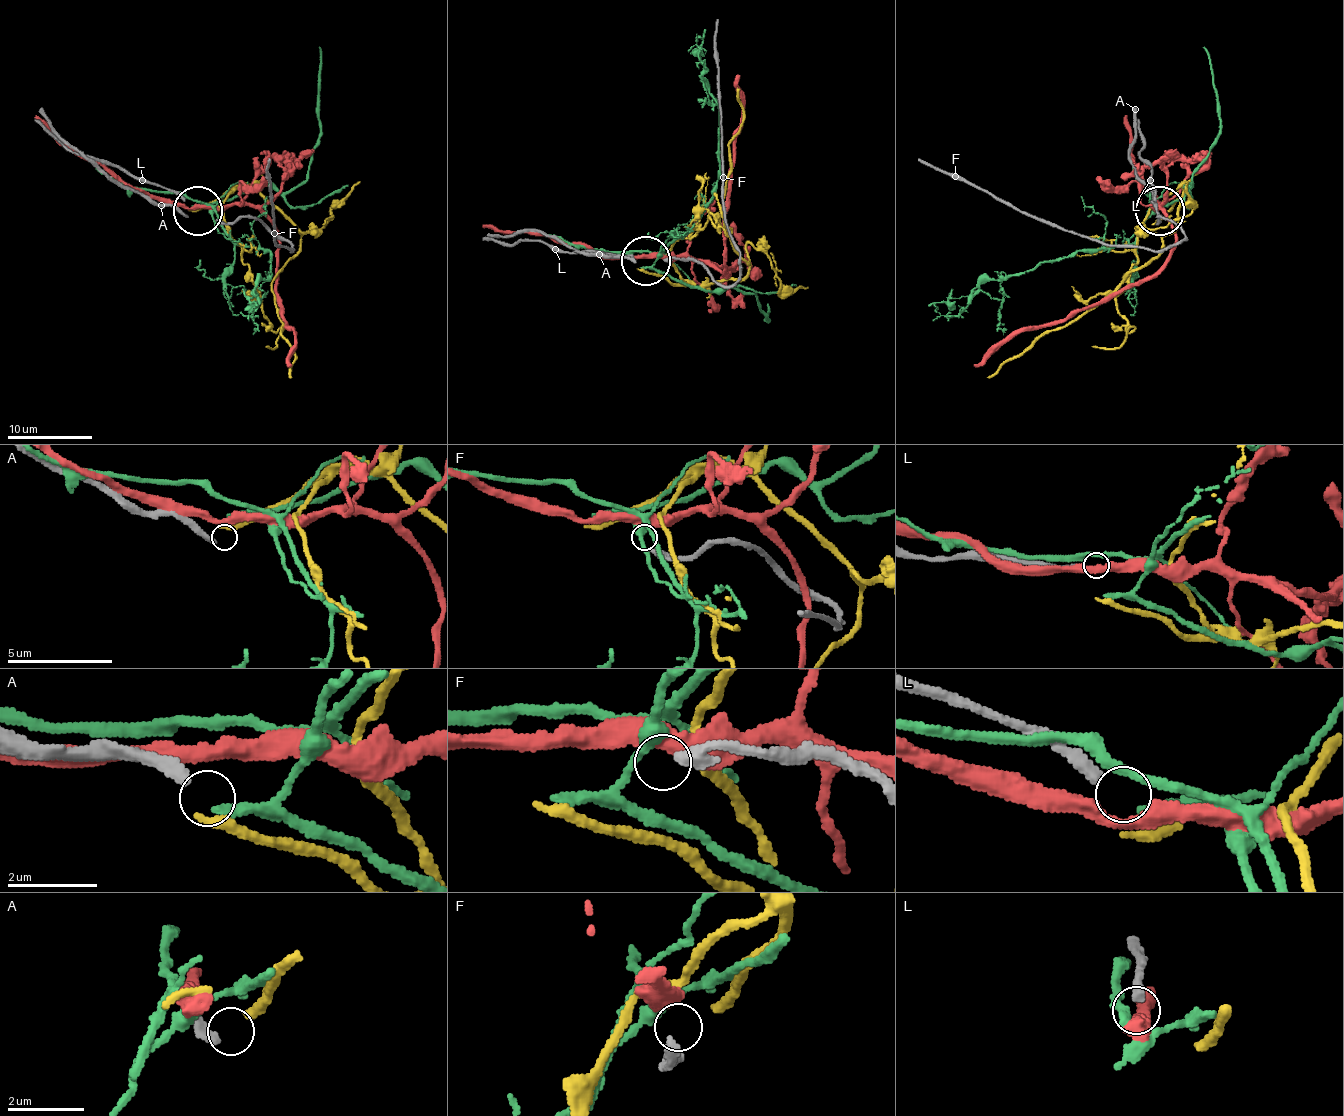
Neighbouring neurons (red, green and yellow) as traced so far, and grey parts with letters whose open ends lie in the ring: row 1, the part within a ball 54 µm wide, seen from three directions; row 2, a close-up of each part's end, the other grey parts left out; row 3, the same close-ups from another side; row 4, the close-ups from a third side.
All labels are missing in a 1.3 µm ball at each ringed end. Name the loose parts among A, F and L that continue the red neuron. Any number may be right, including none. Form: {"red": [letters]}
{"red": []}

